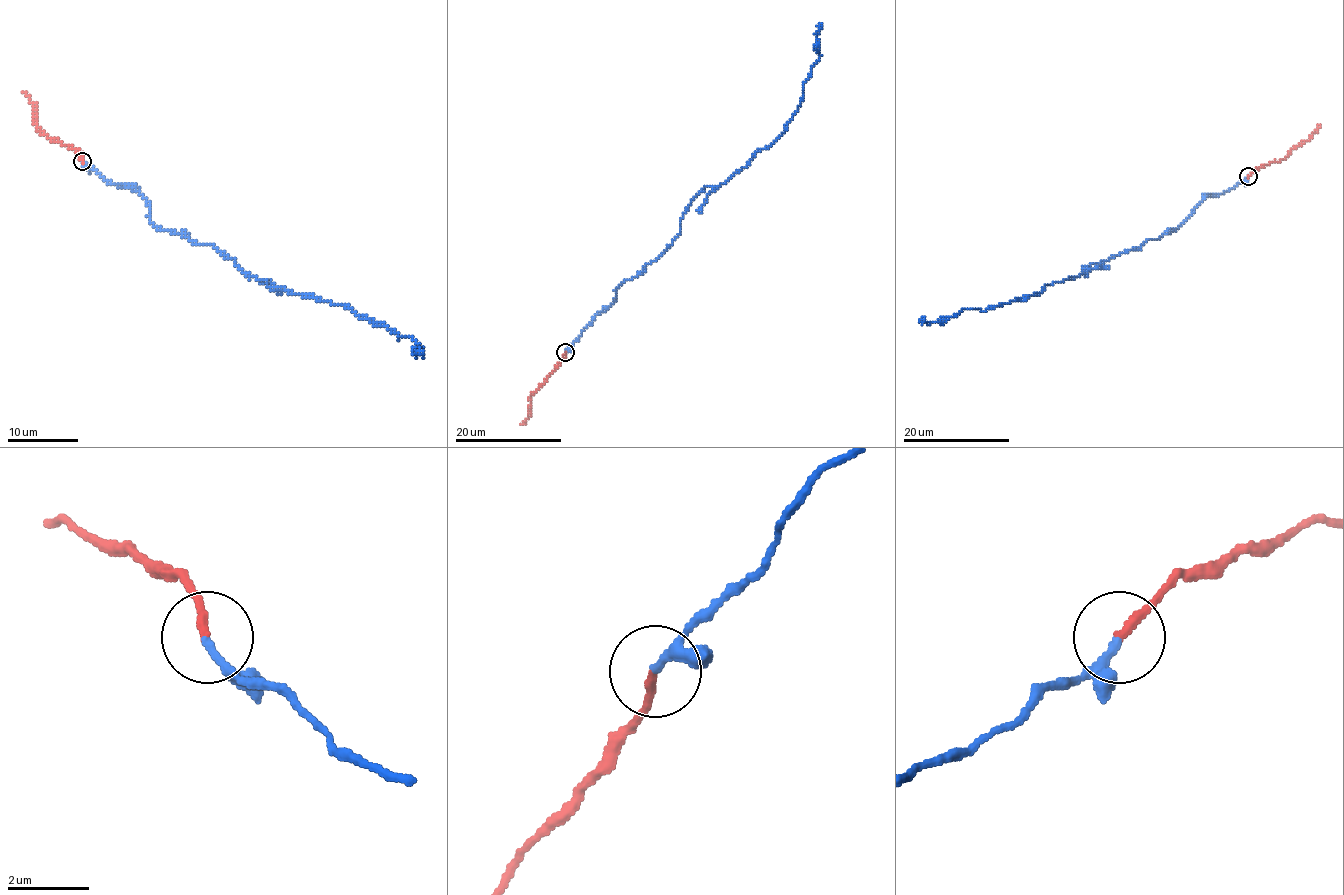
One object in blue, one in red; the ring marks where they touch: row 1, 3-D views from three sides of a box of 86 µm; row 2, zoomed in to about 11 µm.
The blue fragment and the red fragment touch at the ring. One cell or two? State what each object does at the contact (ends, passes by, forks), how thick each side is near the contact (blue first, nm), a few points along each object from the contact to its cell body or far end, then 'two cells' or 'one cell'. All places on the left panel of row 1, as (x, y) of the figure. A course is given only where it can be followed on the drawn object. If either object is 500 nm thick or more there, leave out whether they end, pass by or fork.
blue ends | red ends | 180/200 nm | blue via (82, 160), (133, 187), (161, 231), (211, 243), (270, 286), (348, 306), (420, 346), (417, 355), (422, 350) | red via (82, 160), (76, 149), (51, 141), (35, 125), (34, 105), (23, 91) | one cell

